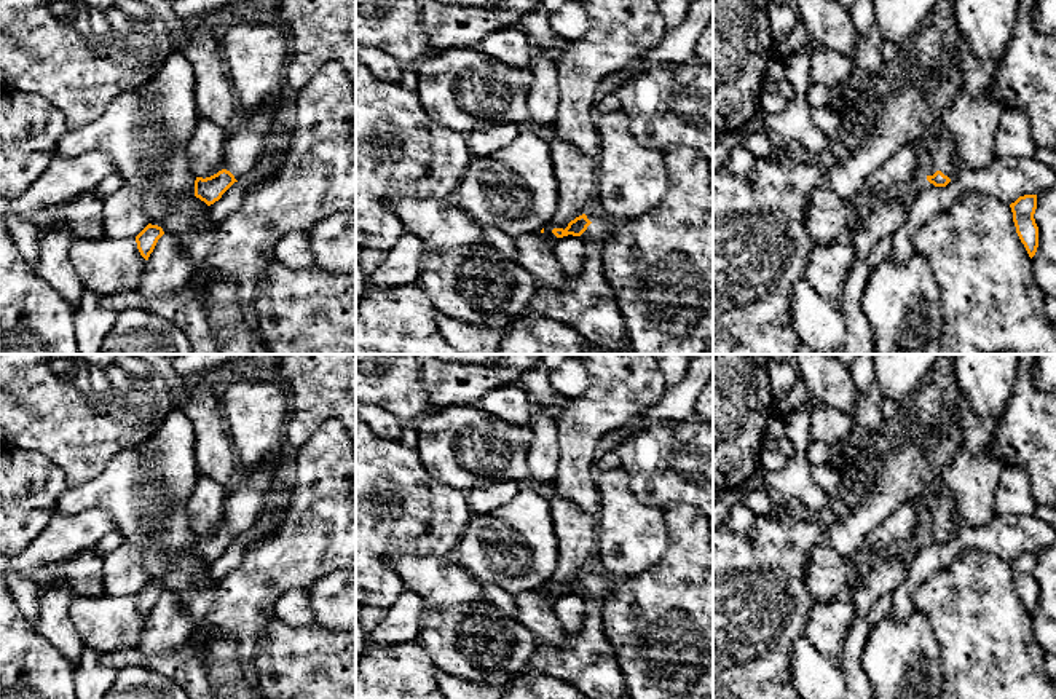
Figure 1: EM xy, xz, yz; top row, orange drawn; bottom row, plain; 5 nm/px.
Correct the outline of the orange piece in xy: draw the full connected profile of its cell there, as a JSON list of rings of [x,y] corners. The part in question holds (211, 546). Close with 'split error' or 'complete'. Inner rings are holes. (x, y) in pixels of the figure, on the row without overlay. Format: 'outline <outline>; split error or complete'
outline [[[286,445],[273,460],[257,466],[250,474],[239,474],[234,485],[228,488],[223,509],[223,527],[211,535],[196,535],[195,554],[207,563],[214,562],[234,541],[254,535],[265,514],[265,500],[271,493],[274,471],[289,456],[294,456],[290,445]]]; split error

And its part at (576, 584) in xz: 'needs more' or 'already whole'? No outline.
needs more

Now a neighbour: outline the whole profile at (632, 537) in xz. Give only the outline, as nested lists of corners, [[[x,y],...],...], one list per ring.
[[[624,468],[597,474],[598,543],[593,563],[616,578],[630,578],[656,565],[667,547],[662,506],[641,503]]]

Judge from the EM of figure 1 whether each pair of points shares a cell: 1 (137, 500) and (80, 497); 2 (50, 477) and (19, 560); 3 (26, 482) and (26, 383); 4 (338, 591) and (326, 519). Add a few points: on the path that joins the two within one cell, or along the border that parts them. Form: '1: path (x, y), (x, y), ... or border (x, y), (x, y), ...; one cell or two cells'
1: path (123, 497), (94, 497); one cell
2: border (50, 519), (16, 554); two cells
3: border (16, 446), (37, 449), (59, 466); two cells
4: border (338, 568), (323, 575), (308, 588); two cells

